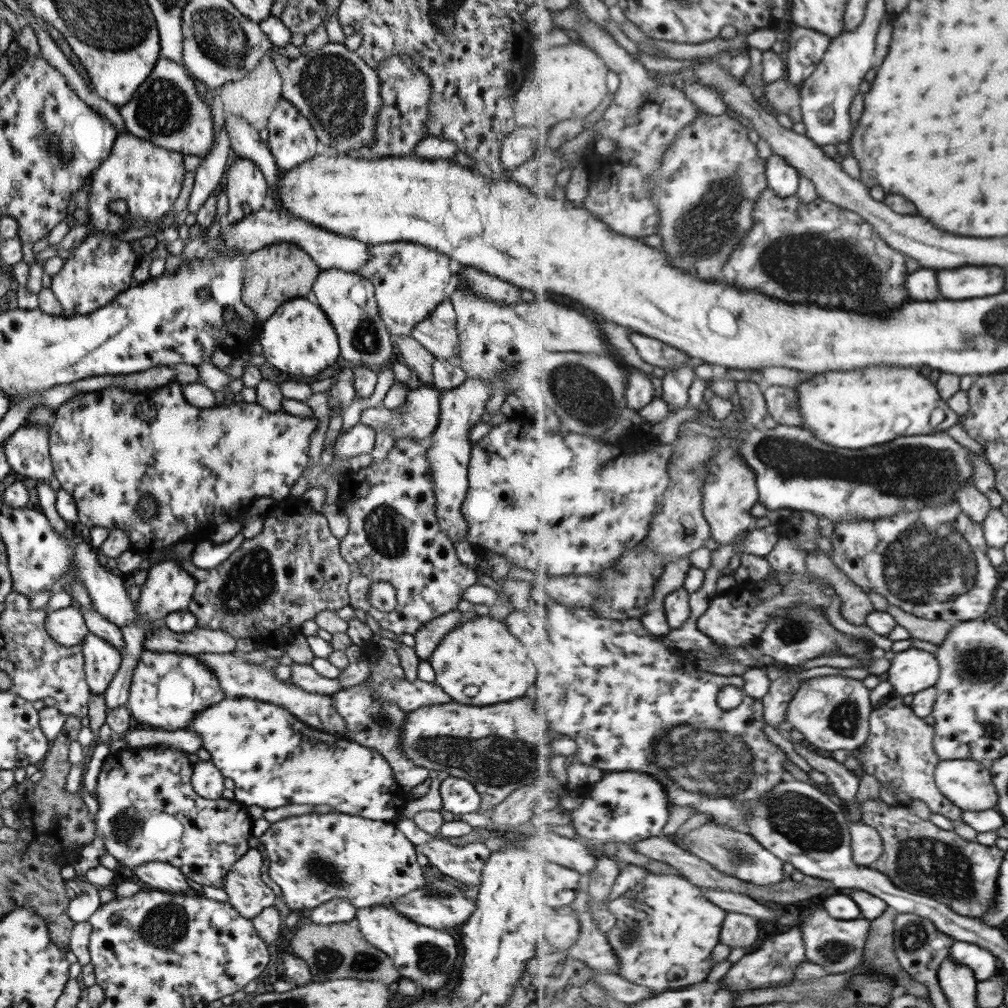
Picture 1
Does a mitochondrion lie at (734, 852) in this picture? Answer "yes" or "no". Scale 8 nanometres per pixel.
yes

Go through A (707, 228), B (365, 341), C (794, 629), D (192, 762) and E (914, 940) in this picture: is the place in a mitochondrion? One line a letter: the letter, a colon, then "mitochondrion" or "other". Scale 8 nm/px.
A: mitochondrion
B: mitochondrion
C: mitochondrion
D: other
E: mitochondrion

